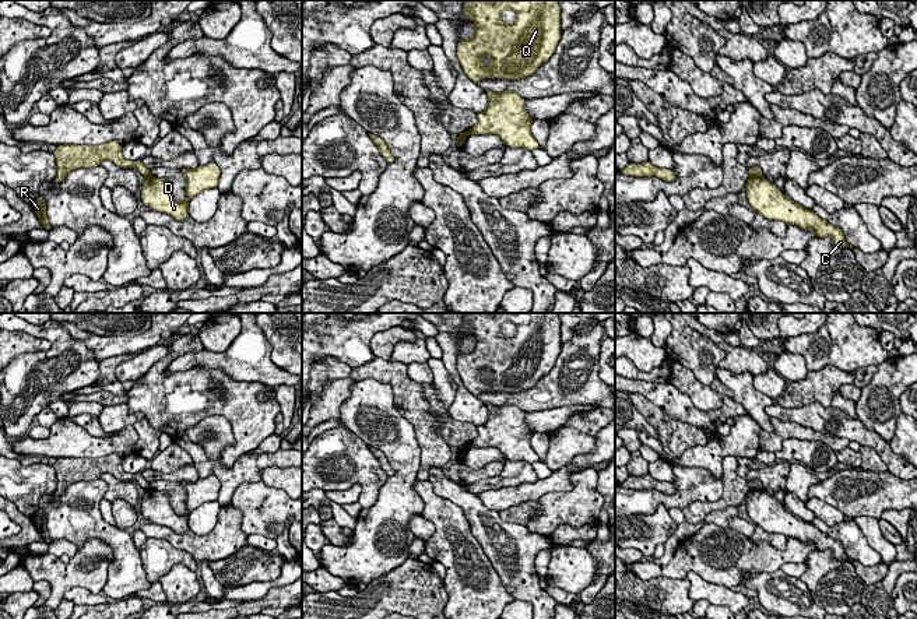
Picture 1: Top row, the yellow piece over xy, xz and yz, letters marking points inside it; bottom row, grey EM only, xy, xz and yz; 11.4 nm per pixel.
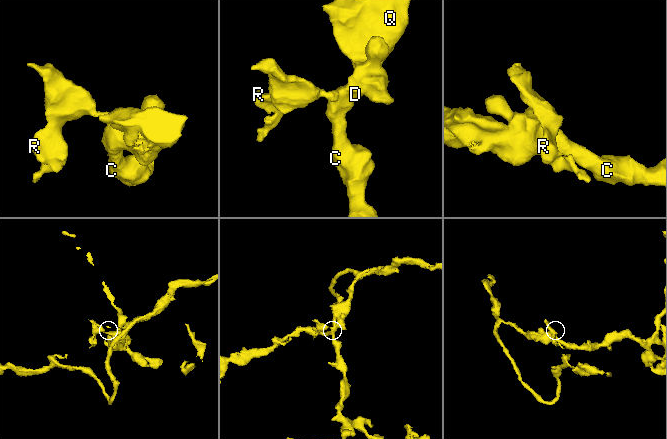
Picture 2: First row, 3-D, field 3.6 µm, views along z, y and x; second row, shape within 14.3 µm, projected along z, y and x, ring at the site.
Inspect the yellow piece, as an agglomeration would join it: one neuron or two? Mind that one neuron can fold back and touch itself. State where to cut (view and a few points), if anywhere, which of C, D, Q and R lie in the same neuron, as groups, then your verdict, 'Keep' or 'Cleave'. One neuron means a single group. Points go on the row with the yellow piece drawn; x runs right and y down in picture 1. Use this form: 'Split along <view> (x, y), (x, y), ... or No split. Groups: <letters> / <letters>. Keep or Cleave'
Split along yz (749, 175), (762, 176). Groups: C D Q / R. Cleave

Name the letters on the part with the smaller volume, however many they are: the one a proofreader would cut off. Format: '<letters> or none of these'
R

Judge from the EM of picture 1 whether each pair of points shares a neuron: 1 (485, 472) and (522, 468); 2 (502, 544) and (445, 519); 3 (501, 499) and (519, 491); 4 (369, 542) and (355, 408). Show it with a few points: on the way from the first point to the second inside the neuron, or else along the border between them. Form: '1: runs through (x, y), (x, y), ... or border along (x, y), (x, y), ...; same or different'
1: border along (506, 459), (496, 475), (478, 478), (470, 484); different
2: border along (450, 502), (461, 509), (470, 533), (487, 558); different
3: runs through (505, 498), (515, 495); same
4: runs through (394, 506), (400, 460), (382, 442), (372, 440); same

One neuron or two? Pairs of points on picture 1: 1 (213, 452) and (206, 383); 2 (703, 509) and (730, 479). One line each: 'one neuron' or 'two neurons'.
1: two neurons
2: one neuron

